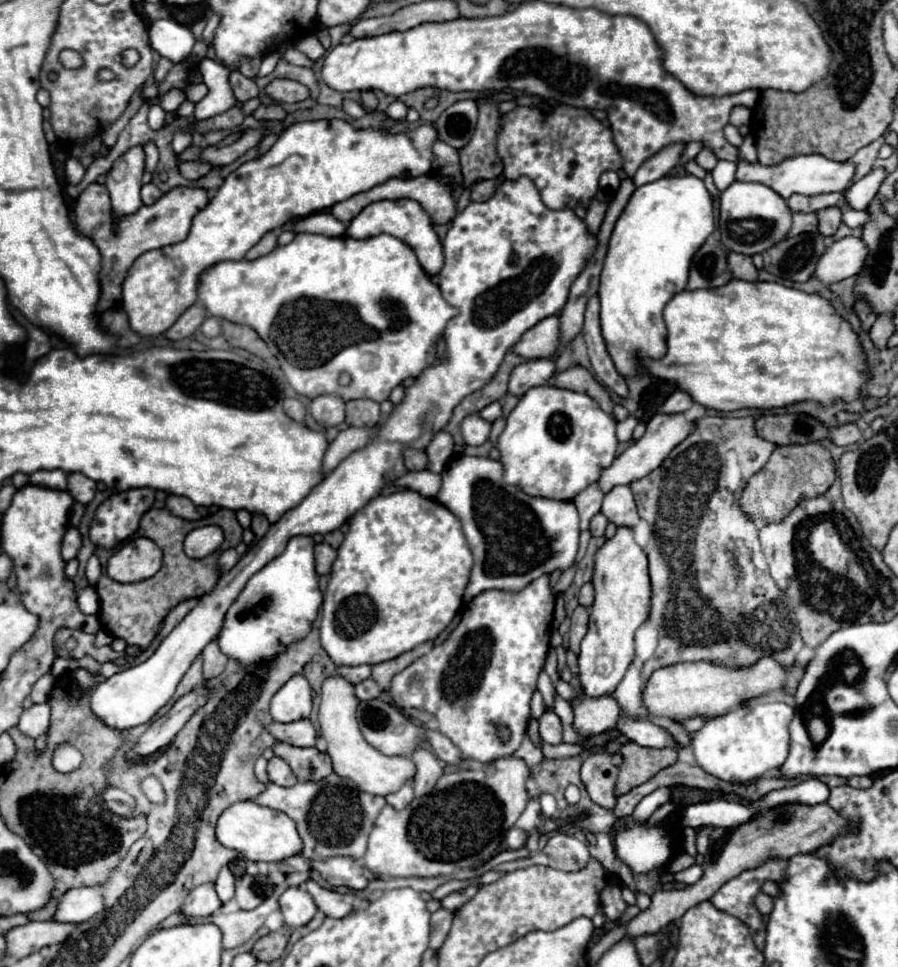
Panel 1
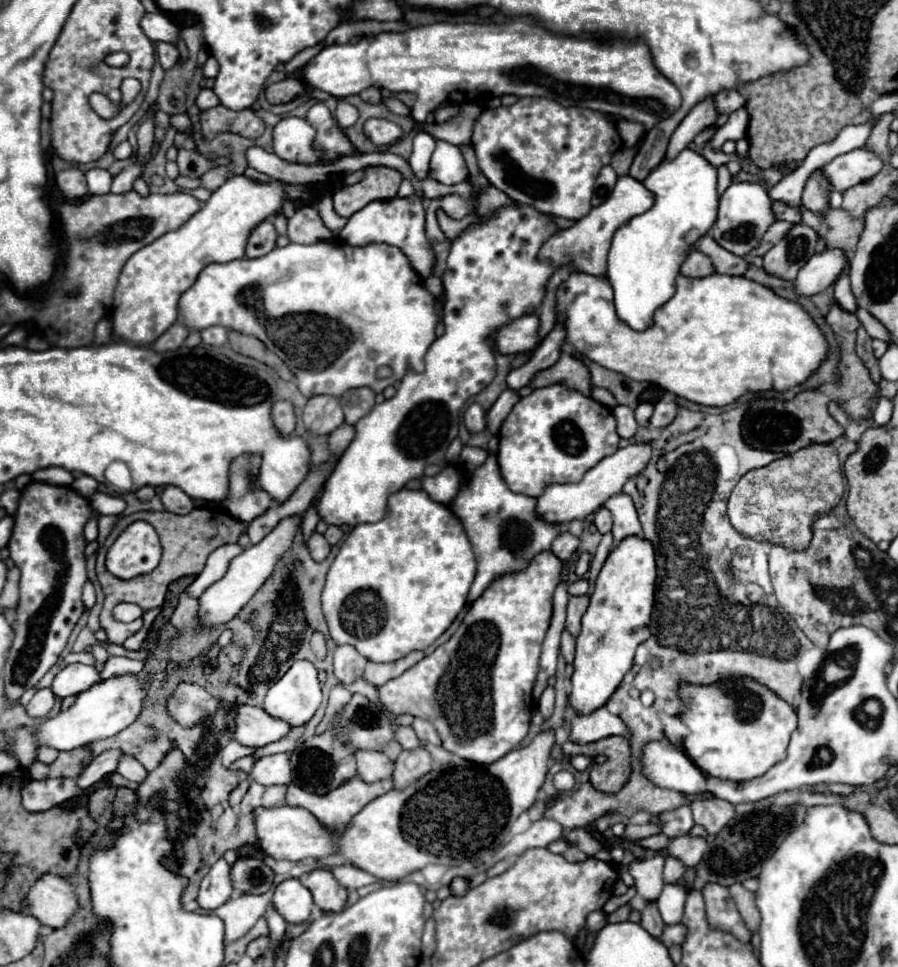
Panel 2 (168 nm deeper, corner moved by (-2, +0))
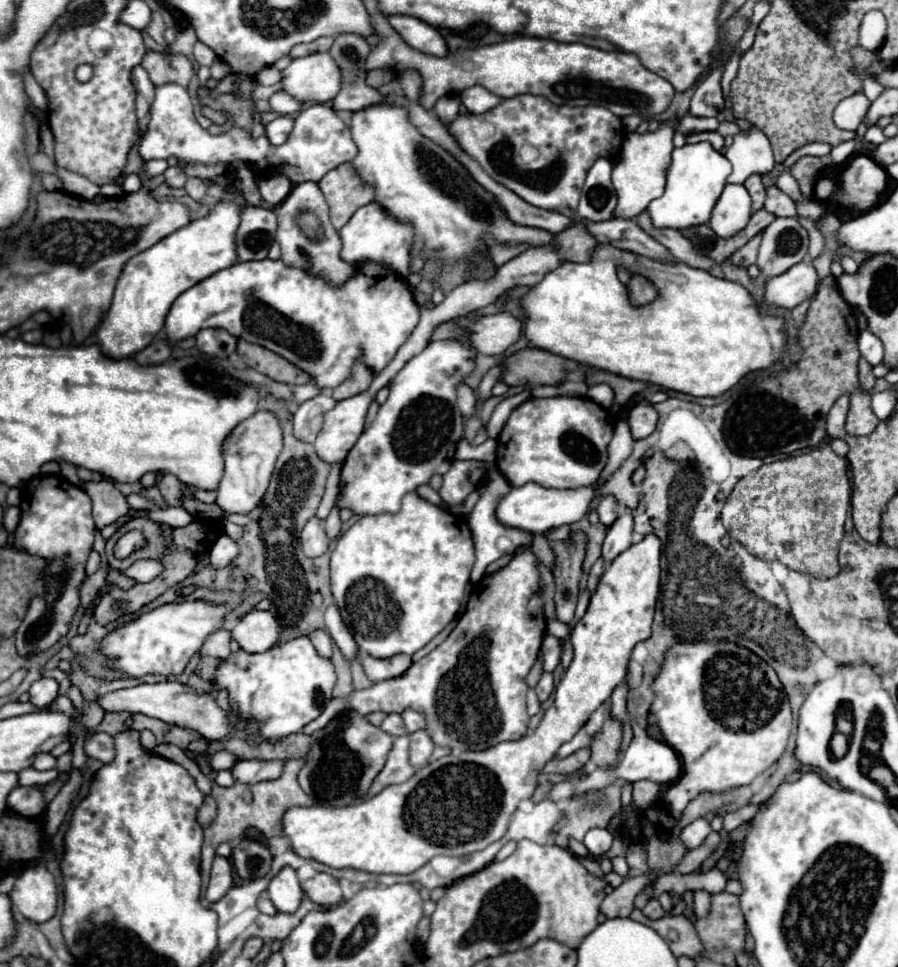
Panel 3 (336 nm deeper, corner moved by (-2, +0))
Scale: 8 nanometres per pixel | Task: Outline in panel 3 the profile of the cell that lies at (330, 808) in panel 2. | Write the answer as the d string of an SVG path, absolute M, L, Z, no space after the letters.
M409 735L395 737L395 745L389 753L389 759L387 759L383 771L375 777L367 797L377 795L379 791L383 791L385 787L389 787L393 783L407 781L413 773L415 773L415 767L409 763Z

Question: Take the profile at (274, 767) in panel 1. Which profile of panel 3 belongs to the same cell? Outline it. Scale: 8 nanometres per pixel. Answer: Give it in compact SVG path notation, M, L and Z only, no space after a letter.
M237 761L231 767L235 783L259 783L277 779L283 771L283 761Z

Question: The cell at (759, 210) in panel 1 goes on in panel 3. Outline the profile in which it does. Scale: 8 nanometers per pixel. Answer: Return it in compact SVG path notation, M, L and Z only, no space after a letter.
M725 185L713 207L709 227L723 239L741 231L751 217L751 197L743 185Z

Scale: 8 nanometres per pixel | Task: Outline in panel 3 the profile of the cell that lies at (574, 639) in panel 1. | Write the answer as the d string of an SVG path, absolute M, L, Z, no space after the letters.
M579 529L579 531L569 531L569 537L563 541L555 541L555 539L547 539L547 541L555 553L553 577L555 577L557 619L569 623L573 619L575 605L577 605L581 565L587 547L587 533Z

